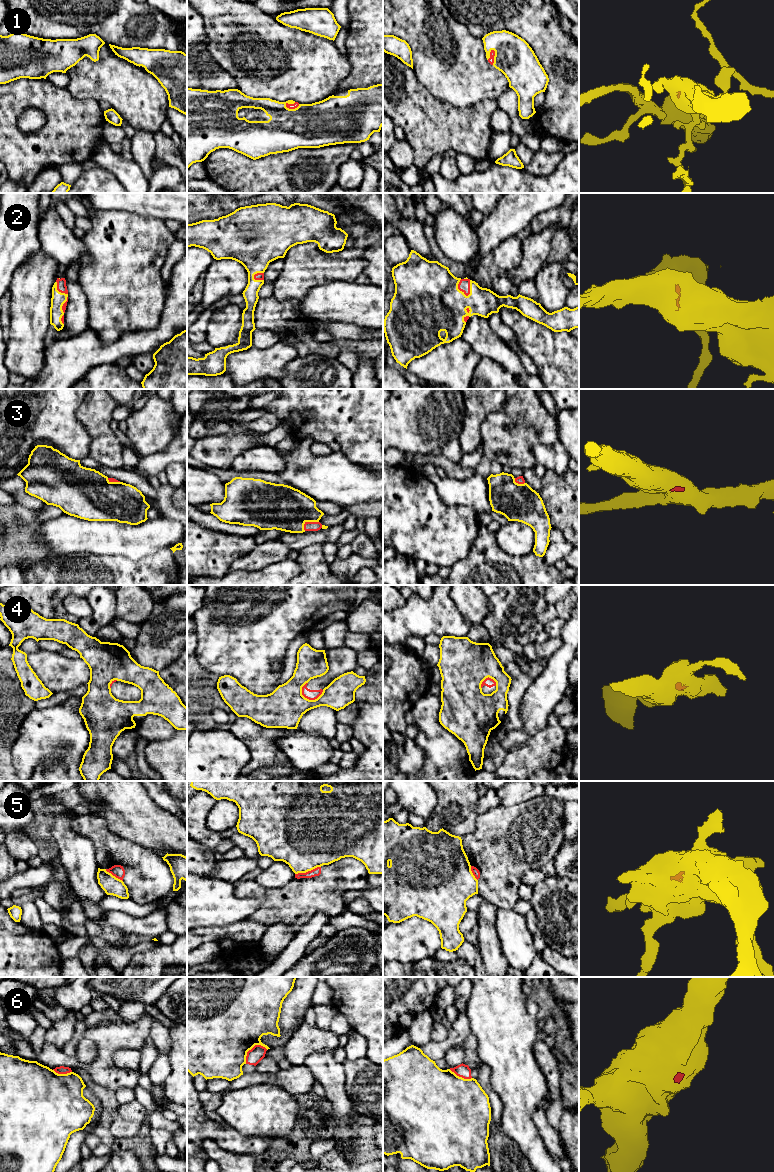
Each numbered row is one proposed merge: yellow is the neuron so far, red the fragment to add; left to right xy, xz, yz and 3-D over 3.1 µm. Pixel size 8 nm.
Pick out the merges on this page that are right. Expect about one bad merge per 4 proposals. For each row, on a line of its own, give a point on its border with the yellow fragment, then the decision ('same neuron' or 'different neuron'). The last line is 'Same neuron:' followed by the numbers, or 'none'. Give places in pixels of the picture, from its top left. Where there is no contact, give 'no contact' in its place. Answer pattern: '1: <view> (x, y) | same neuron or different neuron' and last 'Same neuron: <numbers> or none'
1: xz (292, 109) | same neuron
2: yz (457, 288) | same neuron
3: xz (308, 521) | same neuron
4: xz (312, 700) | different neuron
5: xz (307, 871) | different neuron
6: xz (251, 1048) | different neuron
Same neuron: 1, 2, 3

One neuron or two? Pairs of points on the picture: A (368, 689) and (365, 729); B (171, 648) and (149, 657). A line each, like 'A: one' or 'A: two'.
A: two
B: one

